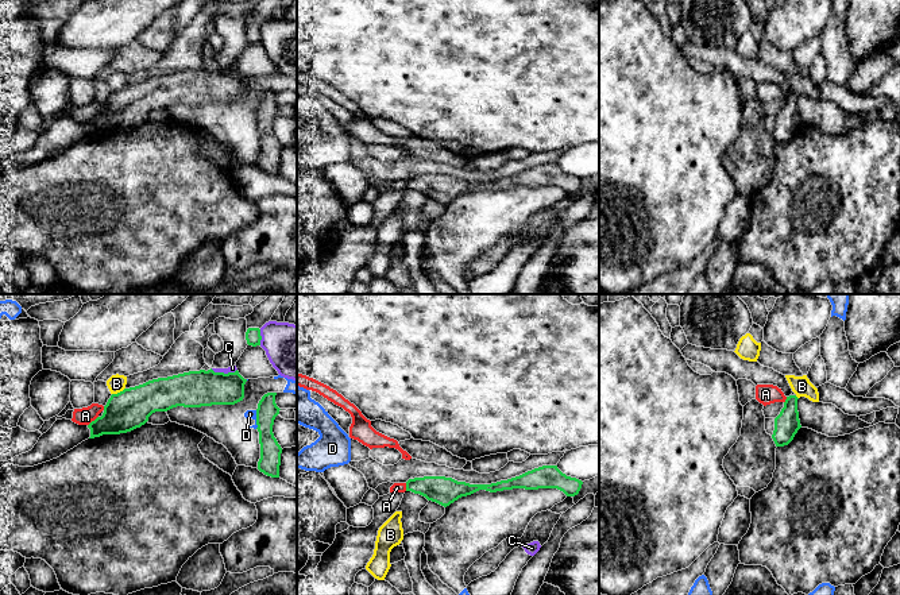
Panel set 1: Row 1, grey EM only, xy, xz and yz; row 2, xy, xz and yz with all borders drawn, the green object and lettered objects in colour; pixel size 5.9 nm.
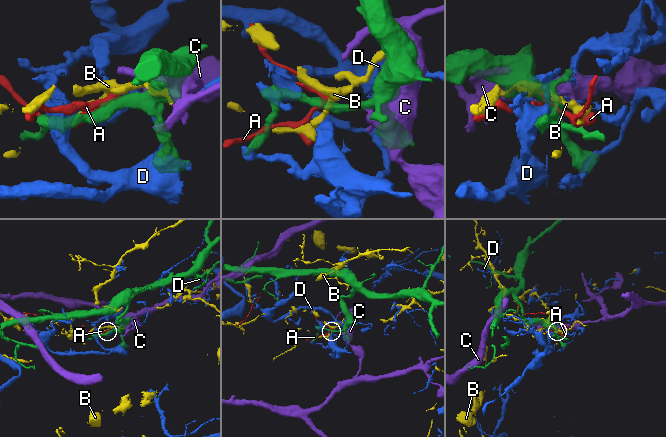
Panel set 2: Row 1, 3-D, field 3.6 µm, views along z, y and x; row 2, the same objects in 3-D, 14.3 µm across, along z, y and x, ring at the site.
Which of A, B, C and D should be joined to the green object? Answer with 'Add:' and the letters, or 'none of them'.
Add: none of them

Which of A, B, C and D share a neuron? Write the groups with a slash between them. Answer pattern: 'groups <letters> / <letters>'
groups A / B / C / D

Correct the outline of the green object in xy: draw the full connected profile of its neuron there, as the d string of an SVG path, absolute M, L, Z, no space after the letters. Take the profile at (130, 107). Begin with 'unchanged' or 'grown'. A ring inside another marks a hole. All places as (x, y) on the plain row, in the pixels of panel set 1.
unchanged; M210 66L158 76L124 86L112 92L103 113L88 123L89 136L131 130L144 123L152 111L177 104L235 103L244 96L246 80L237 67L224 72Z

